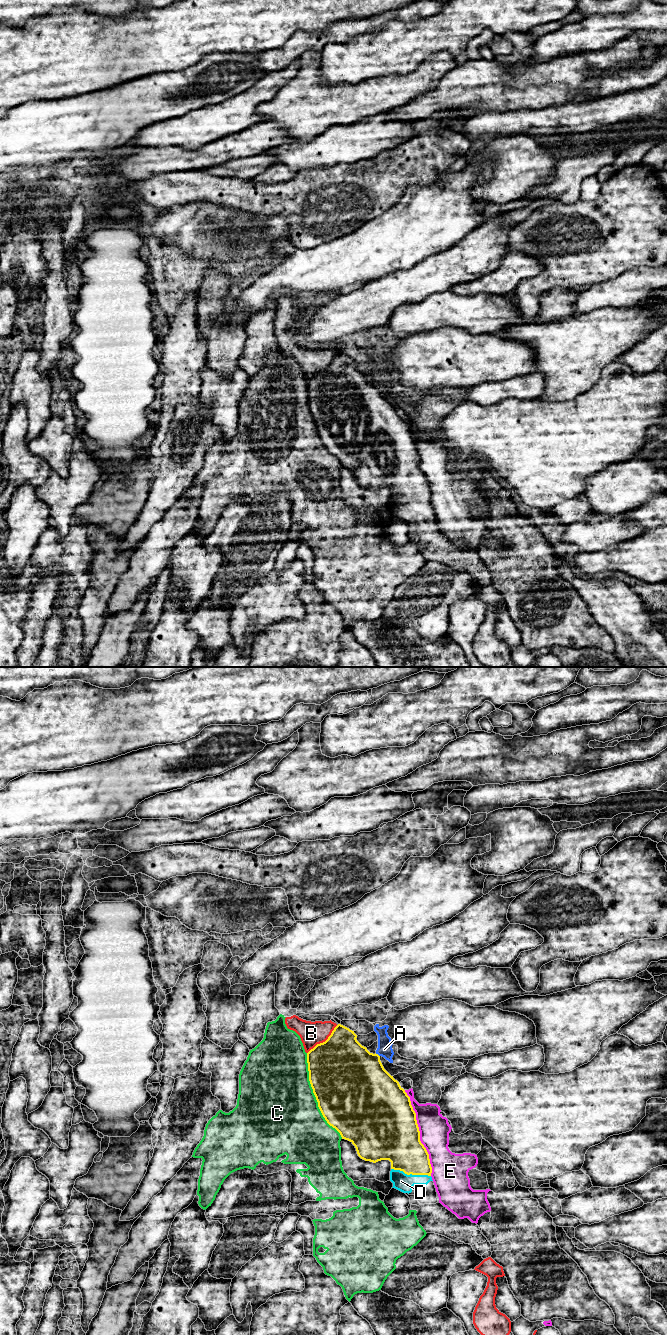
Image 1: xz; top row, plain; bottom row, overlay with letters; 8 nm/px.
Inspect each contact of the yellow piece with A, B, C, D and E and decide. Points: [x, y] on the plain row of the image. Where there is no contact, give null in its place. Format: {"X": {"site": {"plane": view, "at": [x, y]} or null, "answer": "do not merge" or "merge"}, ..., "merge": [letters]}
{"A": {"site": {"plane": "xz", "at": [377, 382]}, "answer": "do not merge"}, "B": {"site": {"plane": "xz", "at": [323, 370]}, "answer": "do not merge"}, "C": {"site": {"plane": "xz", "at": [315, 424]}, "answer": "do not merge"}, "D": {"site": {"plane": "xz", "at": [411, 501]}, "answer": "merge"}, "E": {"site": {"plane": "xz", "at": [419, 461]}, "answer": "do not merge"}, "merge": ["D"]}

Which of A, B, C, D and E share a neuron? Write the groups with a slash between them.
A E / B / C / D

